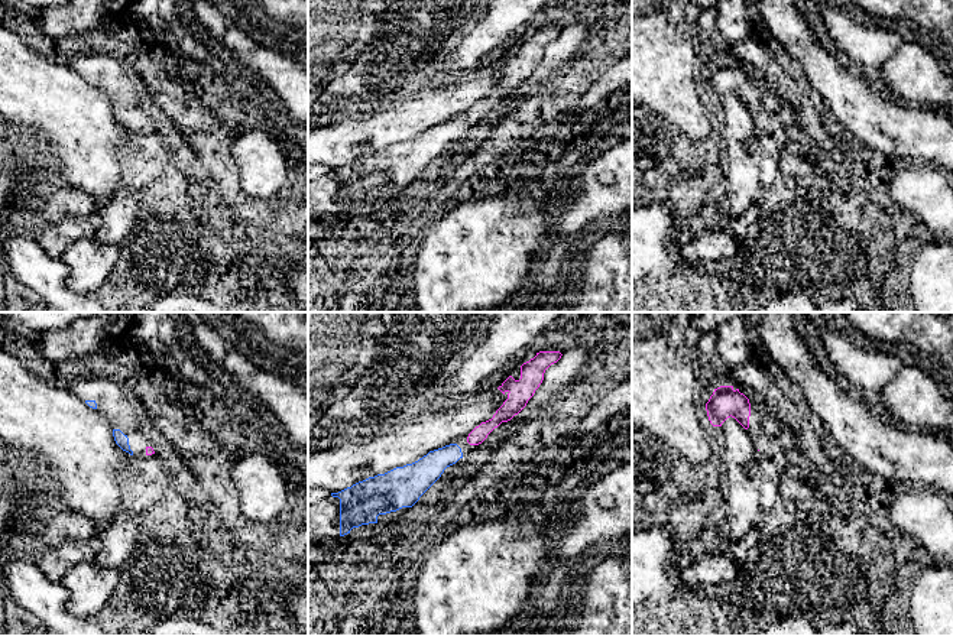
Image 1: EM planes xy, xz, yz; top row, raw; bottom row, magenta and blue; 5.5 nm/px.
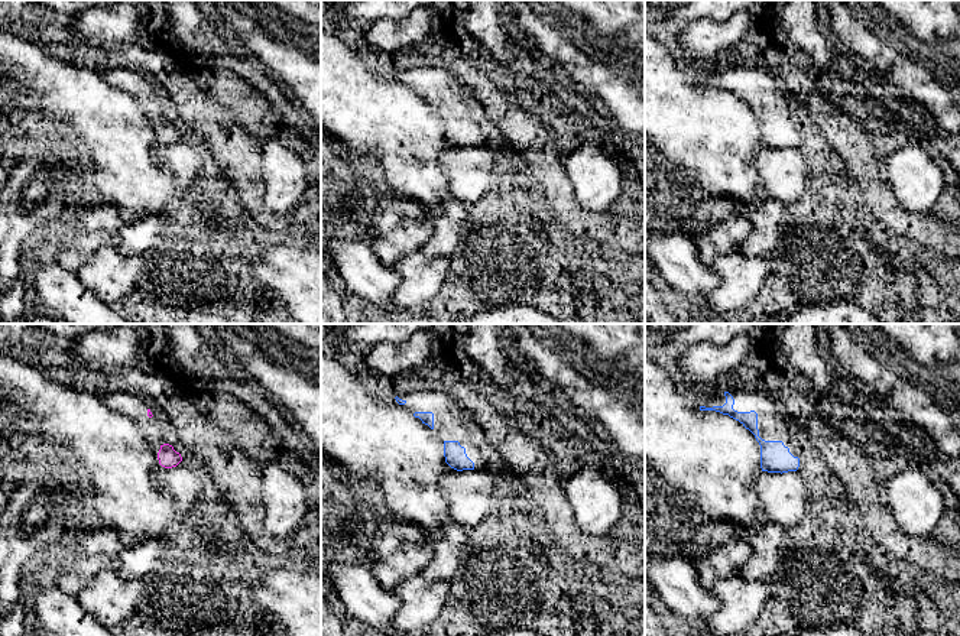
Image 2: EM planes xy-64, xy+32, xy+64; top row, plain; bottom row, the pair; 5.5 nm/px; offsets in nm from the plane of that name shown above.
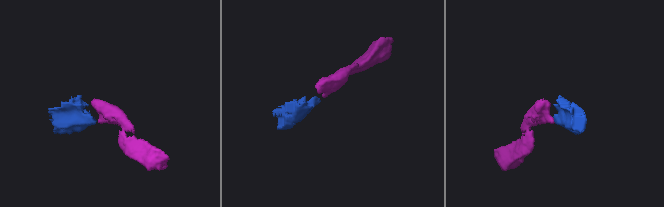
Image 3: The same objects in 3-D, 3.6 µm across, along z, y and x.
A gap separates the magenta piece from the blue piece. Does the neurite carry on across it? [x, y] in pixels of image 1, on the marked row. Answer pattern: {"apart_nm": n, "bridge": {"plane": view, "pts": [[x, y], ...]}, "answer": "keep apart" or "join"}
{"apart_nm": 60, "bridge": {"plane": "xz", "pts": [[467, 441], [460, 448]]}, "answer": "join"}

